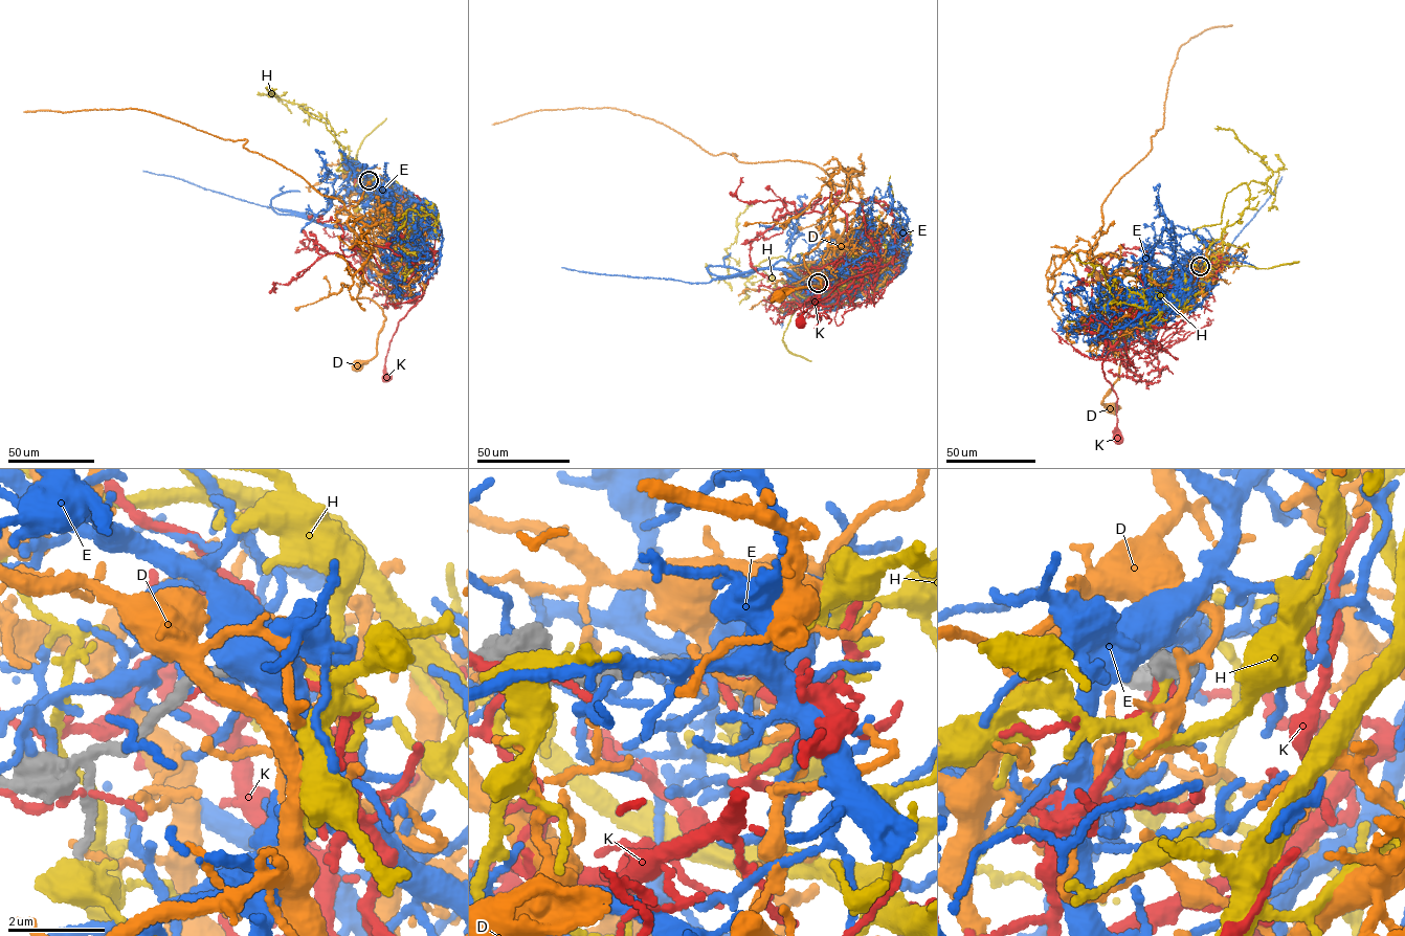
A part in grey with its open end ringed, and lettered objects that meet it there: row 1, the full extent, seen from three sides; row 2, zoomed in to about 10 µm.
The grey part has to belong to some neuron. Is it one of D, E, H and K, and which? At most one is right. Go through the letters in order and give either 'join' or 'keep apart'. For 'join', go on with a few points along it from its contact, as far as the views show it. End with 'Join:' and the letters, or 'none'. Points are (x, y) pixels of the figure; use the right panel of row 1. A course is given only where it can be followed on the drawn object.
D: keep apart
E: keep apart
H: join | via (1200, 266), (1246, 183), (1192, 230), (1213, 253), (1191, 309), (1116, 304), (1069, 252)
K: keep apart
Join: H

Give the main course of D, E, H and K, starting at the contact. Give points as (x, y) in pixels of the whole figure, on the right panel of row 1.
D: (1201, 265), (1189, 283), (1158, 295), (1116, 297), (1112, 337), (1123, 352), (1101, 402), (1111, 407)
E: (1200, 265), (1192, 269), (1184, 262), (1187, 253), (1183, 255), (1185, 268), (1222, 255), (1281, 176)
H: (1200, 266), (1246, 183), (1192, 230), (1213, 253), (1191, 309), (1116, 304), (1069, 252)
K: (1200, 265), (1189, 287), (1154, 302), (1122, 326), (1118, 340), (1102, 363), (1105, 379), (1117, 398), (1119, 440)

